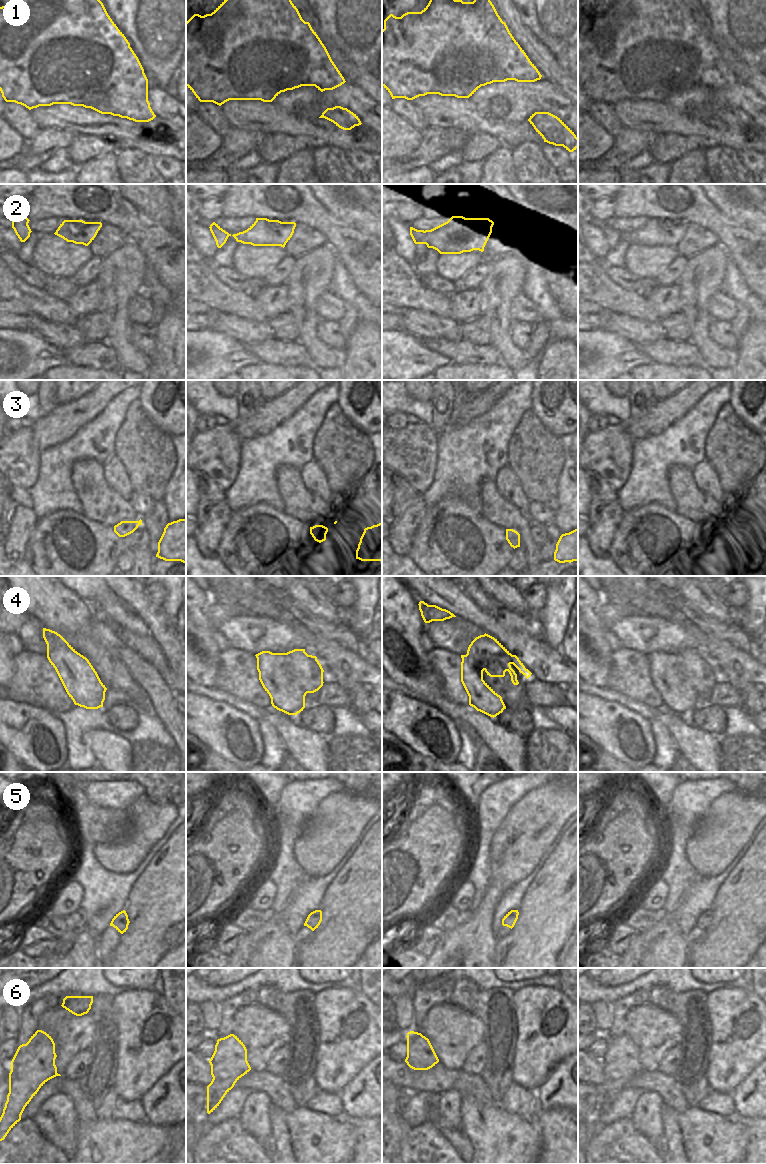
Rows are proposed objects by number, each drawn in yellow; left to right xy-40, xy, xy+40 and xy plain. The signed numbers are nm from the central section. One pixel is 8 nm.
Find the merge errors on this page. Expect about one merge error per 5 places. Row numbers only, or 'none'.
2, 4

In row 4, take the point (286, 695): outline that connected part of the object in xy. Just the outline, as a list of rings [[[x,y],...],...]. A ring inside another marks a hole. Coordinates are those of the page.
[[[262,651],[255,655],[259,680],[271,698],[274,708],[288,715],[297,715],[305,708],[307,692],[297,684],[290,672],[290,653]]]

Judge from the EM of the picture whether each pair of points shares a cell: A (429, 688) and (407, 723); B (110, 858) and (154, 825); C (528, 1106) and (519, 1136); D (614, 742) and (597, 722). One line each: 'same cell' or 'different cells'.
A: different cells
B: same cell
C: different cells
D: same cell

